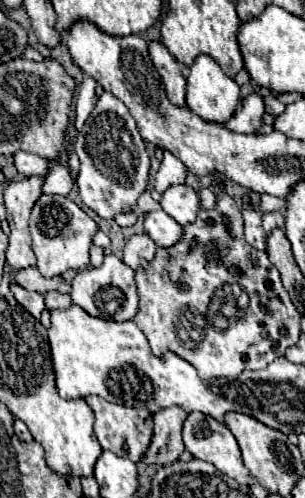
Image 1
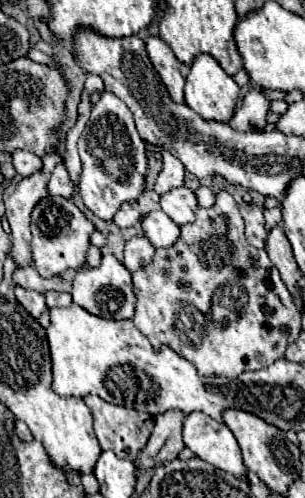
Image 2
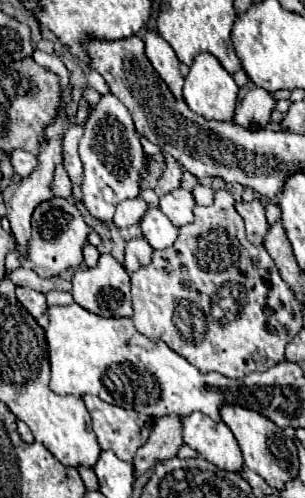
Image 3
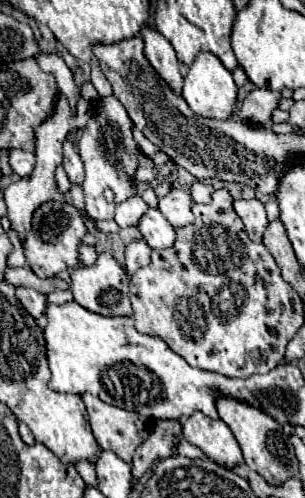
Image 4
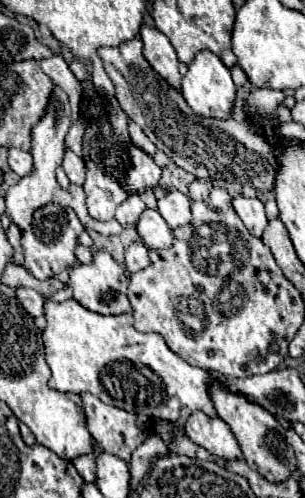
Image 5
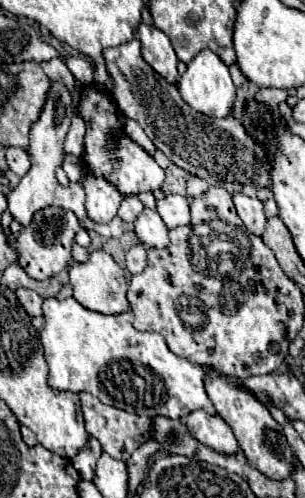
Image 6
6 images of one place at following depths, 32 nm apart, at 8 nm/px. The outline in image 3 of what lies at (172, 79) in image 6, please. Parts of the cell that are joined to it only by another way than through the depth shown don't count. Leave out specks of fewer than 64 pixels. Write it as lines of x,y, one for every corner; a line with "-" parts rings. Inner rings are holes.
144,32
144,44
146,44
146,54
148,54
152,66
156,68
160,78
168,84
172,96
176,100
182,100
184,78
178,70
180,62
176,58
174,50
170,48
170,44
156,32

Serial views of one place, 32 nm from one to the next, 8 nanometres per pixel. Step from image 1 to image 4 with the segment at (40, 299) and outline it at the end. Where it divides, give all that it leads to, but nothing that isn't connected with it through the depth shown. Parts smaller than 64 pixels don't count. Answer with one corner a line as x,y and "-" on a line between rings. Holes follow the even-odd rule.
16,288
16,296
18,300
22,302
22,306
34,316
34,318
40,318
46,310
46,296
32,290
32,288

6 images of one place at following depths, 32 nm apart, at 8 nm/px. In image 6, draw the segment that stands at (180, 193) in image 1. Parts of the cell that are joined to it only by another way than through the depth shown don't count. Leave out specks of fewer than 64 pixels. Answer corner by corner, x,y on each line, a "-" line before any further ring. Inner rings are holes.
168,194
164,200
158,200
158,214
168,228
176,228
190,222
188,200
180,194

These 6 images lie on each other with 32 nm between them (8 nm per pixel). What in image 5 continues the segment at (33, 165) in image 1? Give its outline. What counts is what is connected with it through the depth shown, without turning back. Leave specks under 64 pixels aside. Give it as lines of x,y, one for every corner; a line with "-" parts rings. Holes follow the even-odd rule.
20,148
8,150
8,164
18,176
26,176
32,170
32,154
24,152

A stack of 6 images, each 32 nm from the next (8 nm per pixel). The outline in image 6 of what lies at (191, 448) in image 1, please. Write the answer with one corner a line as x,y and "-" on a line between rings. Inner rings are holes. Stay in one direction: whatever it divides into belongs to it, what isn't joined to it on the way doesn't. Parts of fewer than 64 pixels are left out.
196,410
188,414
186,424
192,436
200,440
204,446
212,448
214,452
220,452
224,456
234,456
236,452
240,452
234,432
218,414
210,416
204,410

